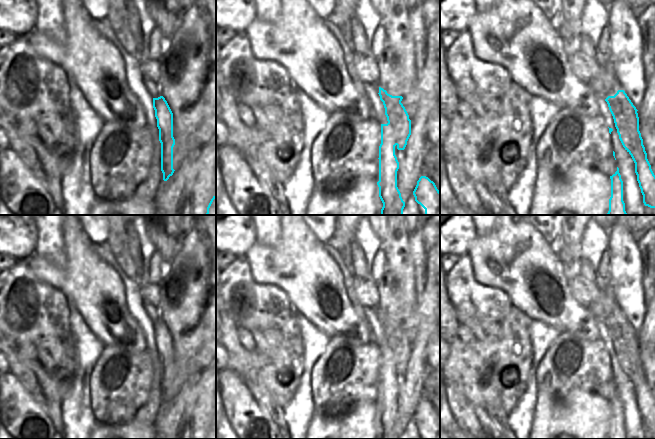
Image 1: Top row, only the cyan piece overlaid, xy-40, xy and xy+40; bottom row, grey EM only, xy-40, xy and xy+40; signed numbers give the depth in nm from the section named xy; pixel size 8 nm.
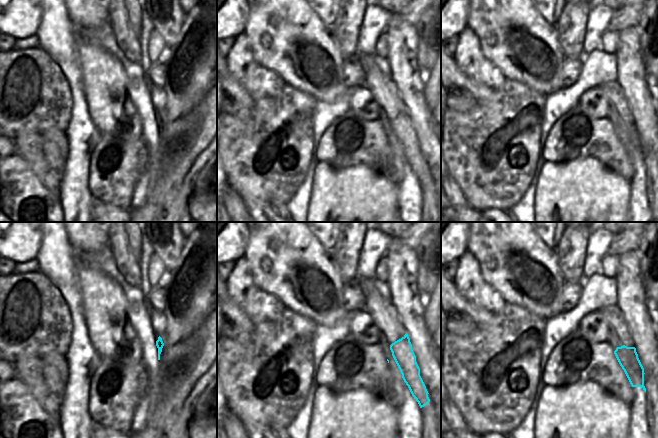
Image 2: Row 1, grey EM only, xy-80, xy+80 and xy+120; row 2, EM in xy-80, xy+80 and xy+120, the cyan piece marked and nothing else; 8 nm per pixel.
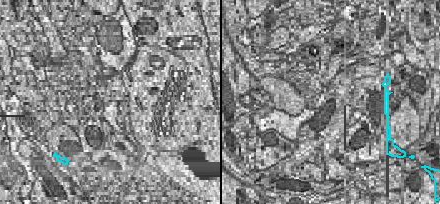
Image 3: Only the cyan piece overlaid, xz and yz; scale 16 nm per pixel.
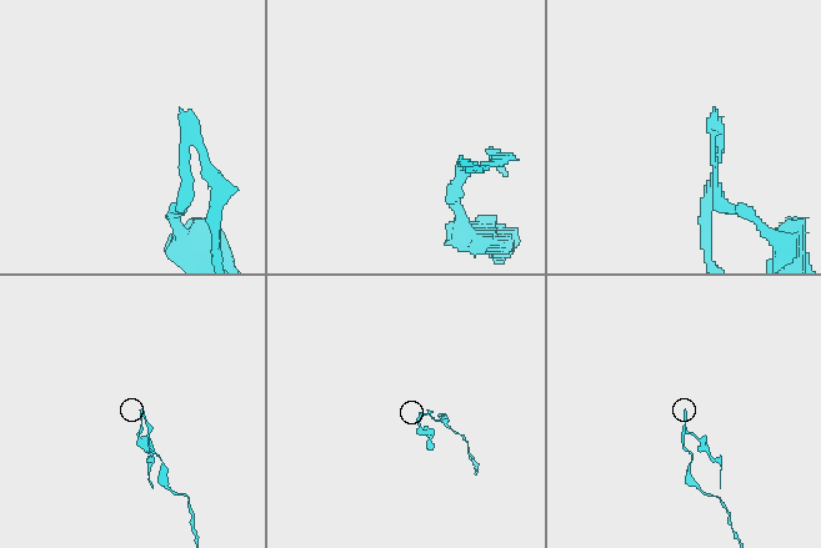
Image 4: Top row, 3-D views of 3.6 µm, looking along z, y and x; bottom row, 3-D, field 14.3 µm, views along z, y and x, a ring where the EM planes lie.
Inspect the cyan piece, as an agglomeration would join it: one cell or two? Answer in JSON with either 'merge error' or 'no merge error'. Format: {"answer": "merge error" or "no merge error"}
{"answer": "merge error"}

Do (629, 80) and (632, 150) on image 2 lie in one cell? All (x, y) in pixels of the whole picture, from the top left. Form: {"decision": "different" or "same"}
{"decision": "different"}

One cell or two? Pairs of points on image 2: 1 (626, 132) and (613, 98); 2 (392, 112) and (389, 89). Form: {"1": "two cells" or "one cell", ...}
{"1": "one cell", "2": "one cell"}

